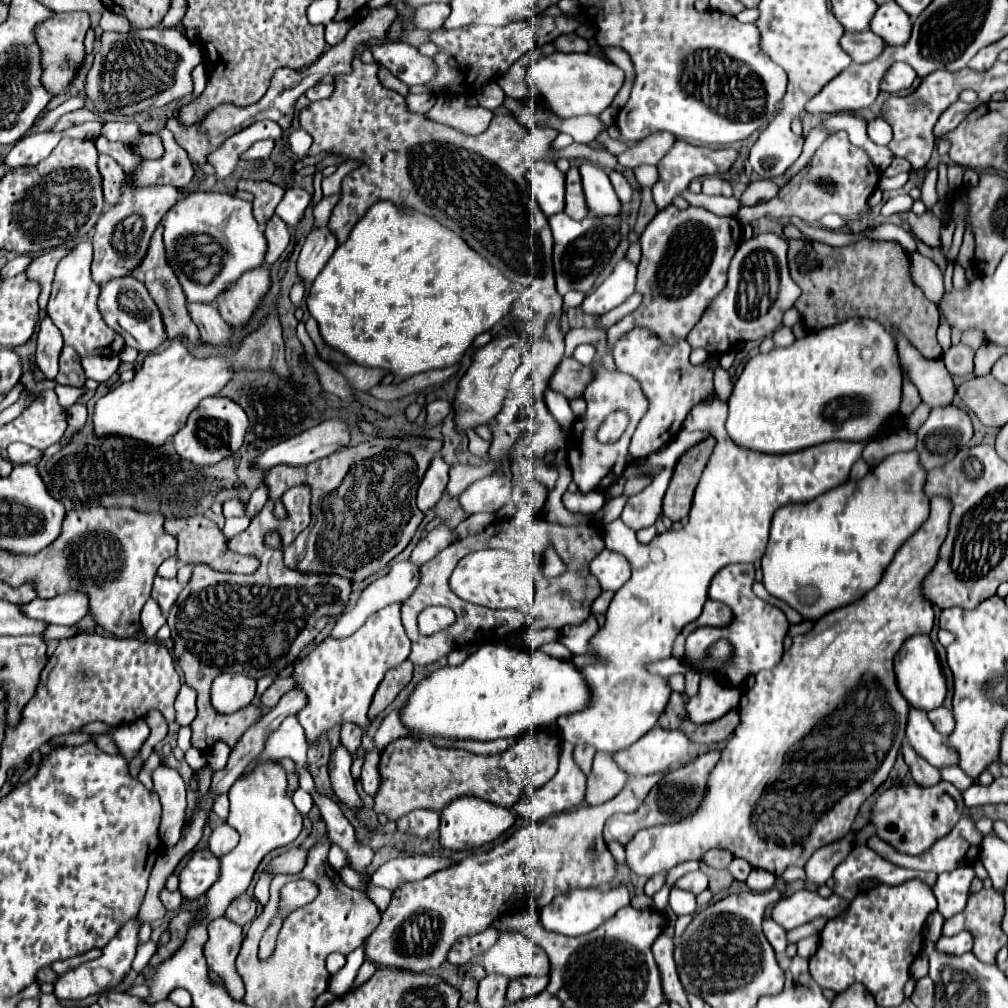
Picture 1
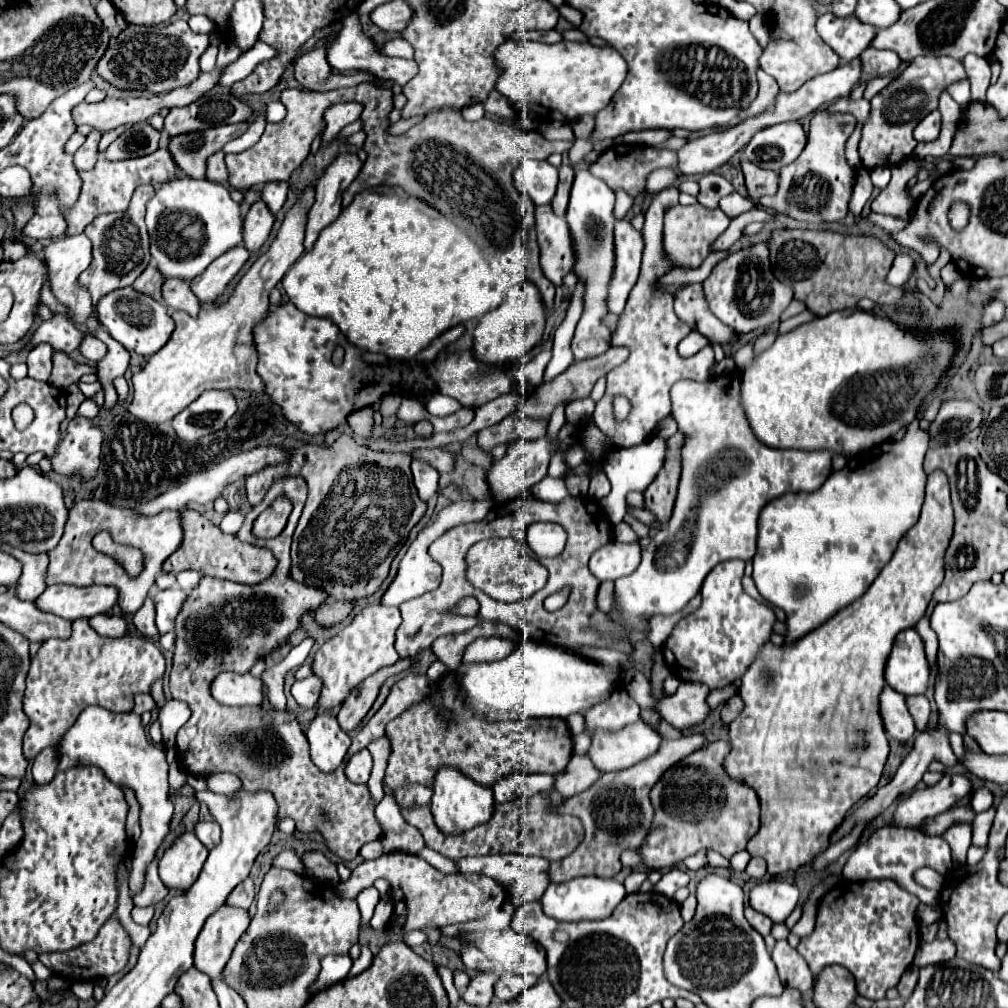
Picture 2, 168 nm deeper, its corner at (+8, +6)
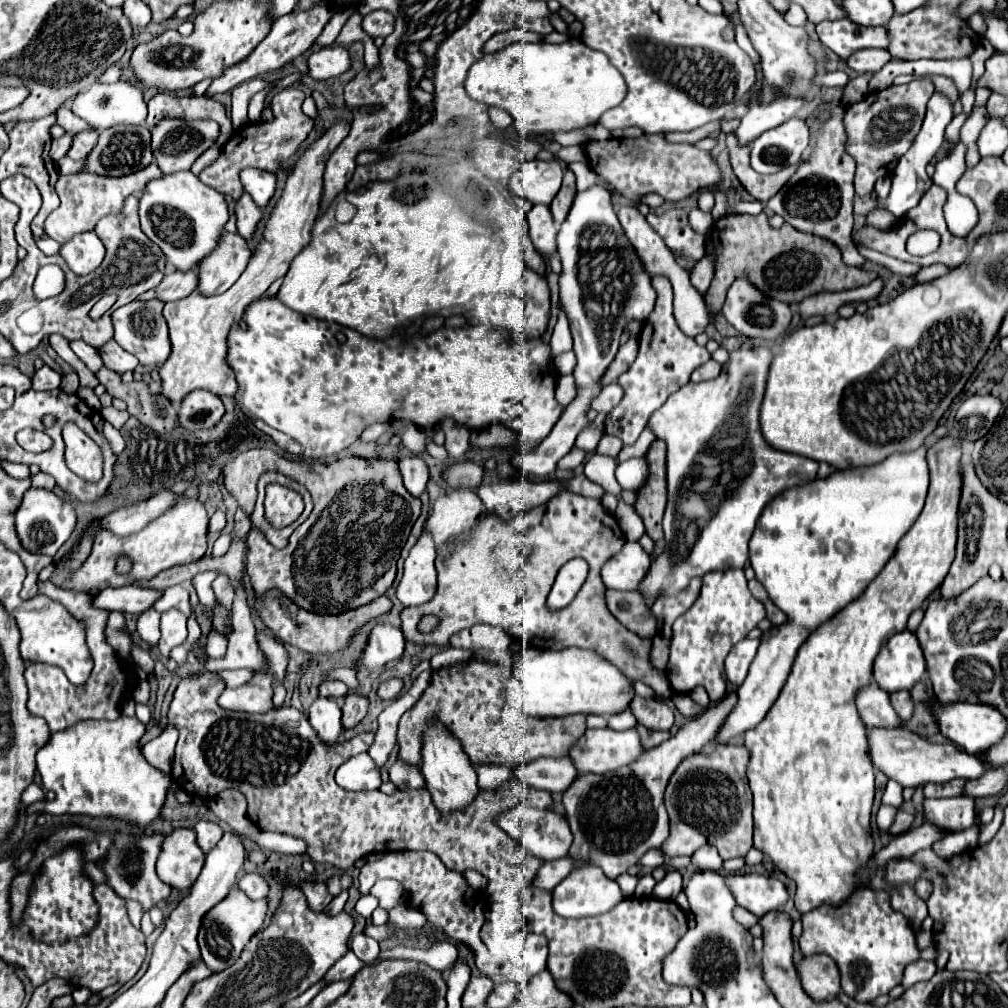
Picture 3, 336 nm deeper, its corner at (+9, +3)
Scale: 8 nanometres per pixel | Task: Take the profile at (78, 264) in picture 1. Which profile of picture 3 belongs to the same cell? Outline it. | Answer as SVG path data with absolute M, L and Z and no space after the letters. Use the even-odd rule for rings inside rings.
M96 232L76 234L60 250L60 256L68 262L68 266L76 274L94 272L102 264L104 254L106 254L106 248L104 248L104 244Z

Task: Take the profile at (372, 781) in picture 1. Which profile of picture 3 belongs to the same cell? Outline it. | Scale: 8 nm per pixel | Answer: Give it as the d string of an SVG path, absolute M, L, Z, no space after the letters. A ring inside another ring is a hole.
M358 754L342 764L342 768L336 772L336 780L342 788L350 792L378 790L382 784L380 768L368 754Z

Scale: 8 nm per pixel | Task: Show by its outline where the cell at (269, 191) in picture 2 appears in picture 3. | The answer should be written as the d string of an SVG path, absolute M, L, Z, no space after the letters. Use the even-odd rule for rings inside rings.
M244 168L240 172L240 182L260 208L268 204L268 200L276 190L276 176L272 172L258 170L258 168Z

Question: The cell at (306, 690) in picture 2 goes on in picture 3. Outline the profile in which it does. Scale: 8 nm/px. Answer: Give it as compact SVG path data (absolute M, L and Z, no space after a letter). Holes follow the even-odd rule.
M328 680L320 686L320 696L332 696L332 698L338 698L338 696L346 696L348 694L348 686L340 680Z

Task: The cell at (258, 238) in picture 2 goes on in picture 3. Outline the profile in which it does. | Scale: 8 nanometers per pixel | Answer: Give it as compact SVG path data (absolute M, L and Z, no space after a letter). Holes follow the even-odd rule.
M244 192L244 194L236 200L234 214L236 214L236 228L238 228L238 234L248 240L248 238L254 234L258 220L262 218L262 210L254 204L254 200L250 198L250 194Z

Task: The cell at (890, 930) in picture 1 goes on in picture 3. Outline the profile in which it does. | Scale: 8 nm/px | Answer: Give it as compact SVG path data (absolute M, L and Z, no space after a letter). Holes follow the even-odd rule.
M870 888L858 890L840 908L820 906L808 912L802 916L802 924L804 932L798 940L802 954L832 956L840 970L842 992L856 1002L870 1002L880 994L888 994L902 982L904 968L920 956L910 922L890 908L886 892L872 892Z

